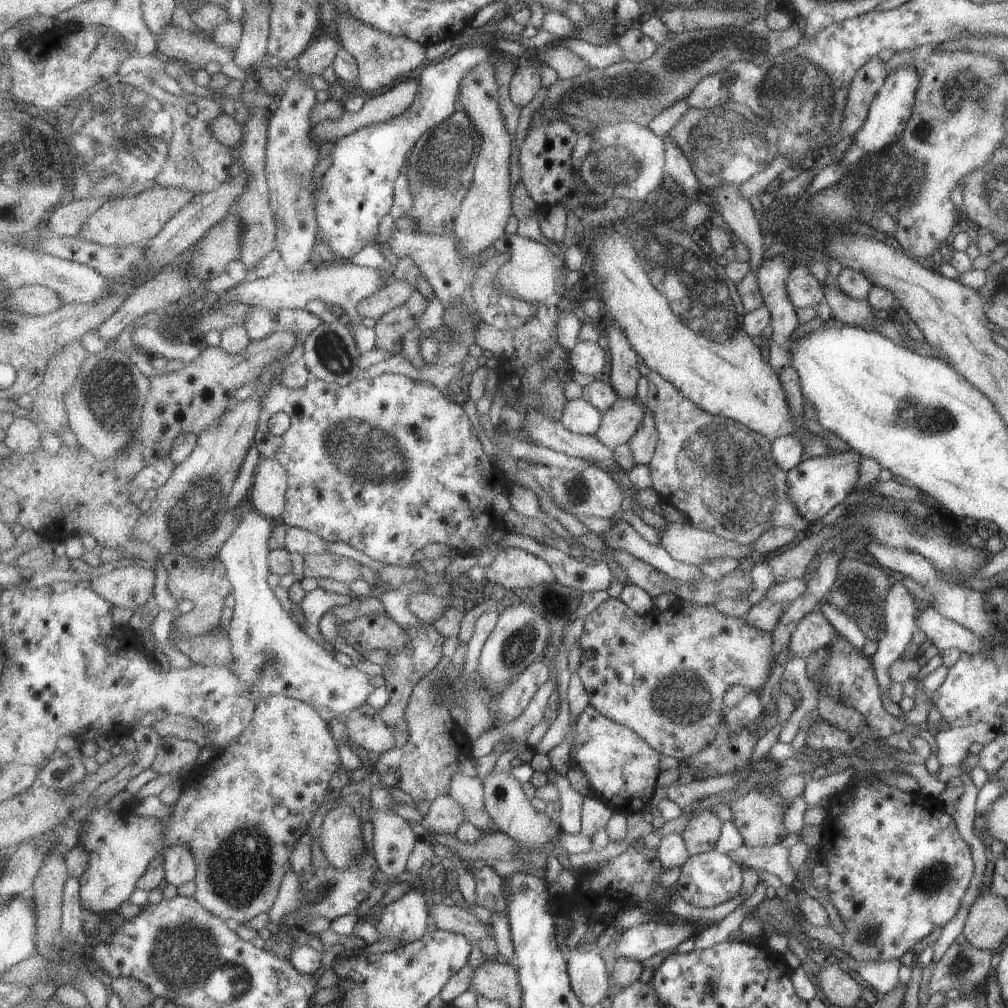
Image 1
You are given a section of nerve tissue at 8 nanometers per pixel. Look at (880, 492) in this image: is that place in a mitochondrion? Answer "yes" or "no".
no

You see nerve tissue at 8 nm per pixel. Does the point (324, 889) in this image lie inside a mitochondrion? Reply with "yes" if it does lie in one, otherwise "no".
yes

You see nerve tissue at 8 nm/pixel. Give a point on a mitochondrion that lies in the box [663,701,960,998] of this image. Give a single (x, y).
(935, 878)

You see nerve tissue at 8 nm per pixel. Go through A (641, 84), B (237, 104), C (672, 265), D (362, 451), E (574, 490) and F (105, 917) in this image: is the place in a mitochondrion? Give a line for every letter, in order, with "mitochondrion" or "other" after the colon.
A: mitochondrion
B: other
C: mitochondrion
D: mitochondrion
E: mitochondrion
F: other

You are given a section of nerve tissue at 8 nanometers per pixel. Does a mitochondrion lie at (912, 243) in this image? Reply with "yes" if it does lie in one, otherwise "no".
no

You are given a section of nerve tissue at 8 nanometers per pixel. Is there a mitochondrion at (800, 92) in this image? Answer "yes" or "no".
yes

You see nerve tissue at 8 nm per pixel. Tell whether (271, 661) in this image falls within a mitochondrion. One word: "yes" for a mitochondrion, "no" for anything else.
yes

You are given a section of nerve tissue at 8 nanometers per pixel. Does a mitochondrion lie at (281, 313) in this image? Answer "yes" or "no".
no

